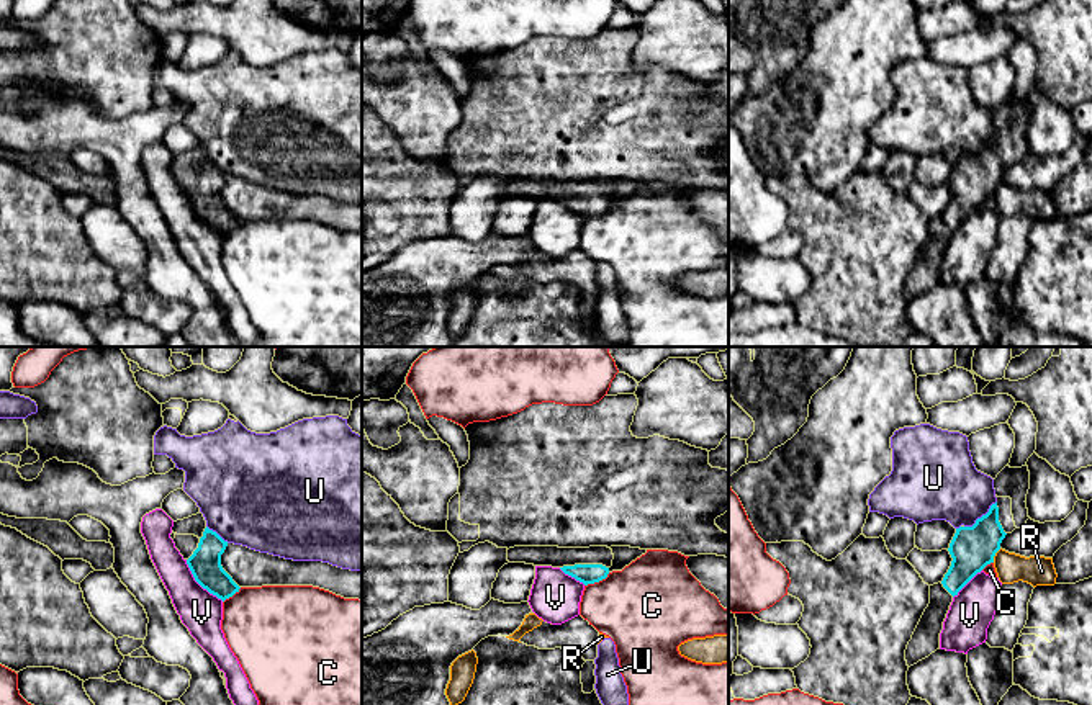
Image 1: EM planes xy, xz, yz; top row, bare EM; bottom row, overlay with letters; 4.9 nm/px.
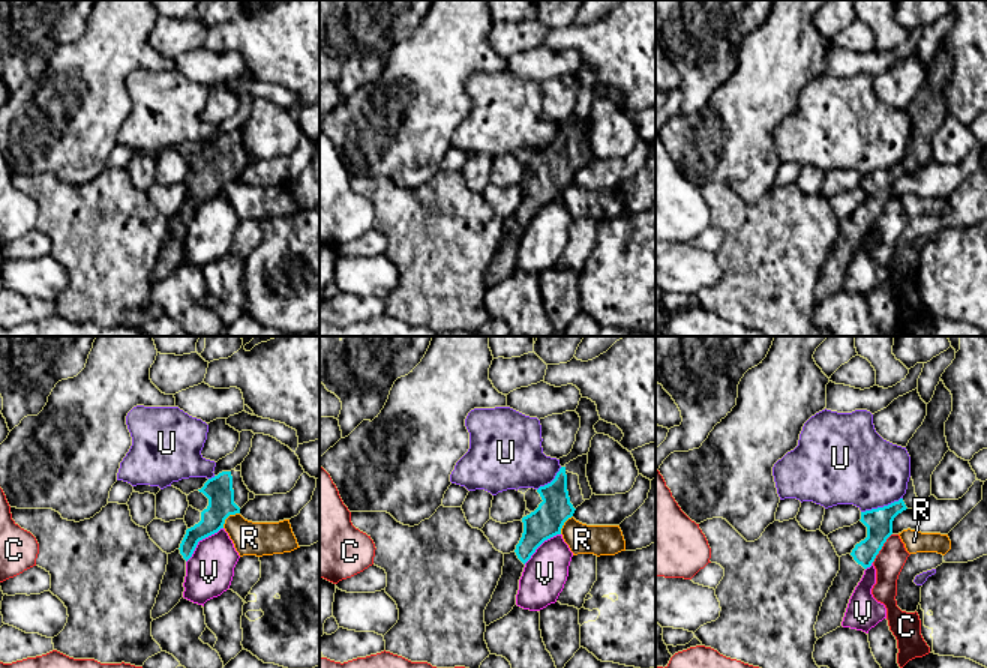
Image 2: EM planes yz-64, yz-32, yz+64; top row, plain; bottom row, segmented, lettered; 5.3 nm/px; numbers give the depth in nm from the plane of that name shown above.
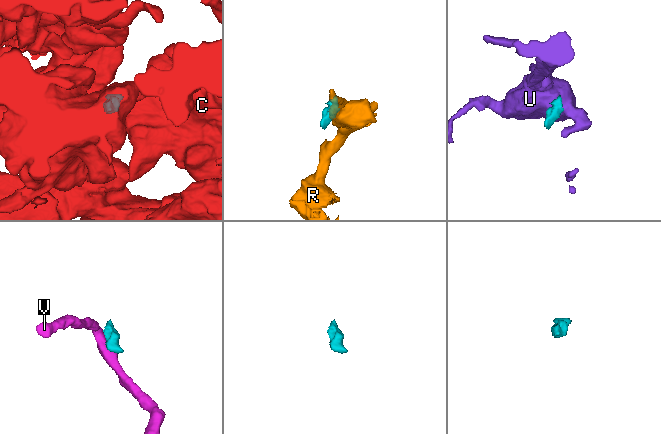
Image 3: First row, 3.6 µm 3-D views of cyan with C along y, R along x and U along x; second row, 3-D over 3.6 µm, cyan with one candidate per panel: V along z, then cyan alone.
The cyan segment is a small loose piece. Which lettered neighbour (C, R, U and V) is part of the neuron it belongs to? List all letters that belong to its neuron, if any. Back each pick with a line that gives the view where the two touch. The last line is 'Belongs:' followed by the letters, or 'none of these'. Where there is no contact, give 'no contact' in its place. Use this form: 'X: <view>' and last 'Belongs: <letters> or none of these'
Belongs: none of these

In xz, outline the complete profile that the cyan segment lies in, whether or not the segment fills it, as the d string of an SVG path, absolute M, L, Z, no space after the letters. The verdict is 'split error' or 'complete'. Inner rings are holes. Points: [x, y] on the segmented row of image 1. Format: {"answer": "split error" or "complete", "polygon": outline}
{"answer": "split error", "polygon": "M514 546L508 550L509 563L560 568L584 586L606 579L612 559L612 550L607 546Z"}

